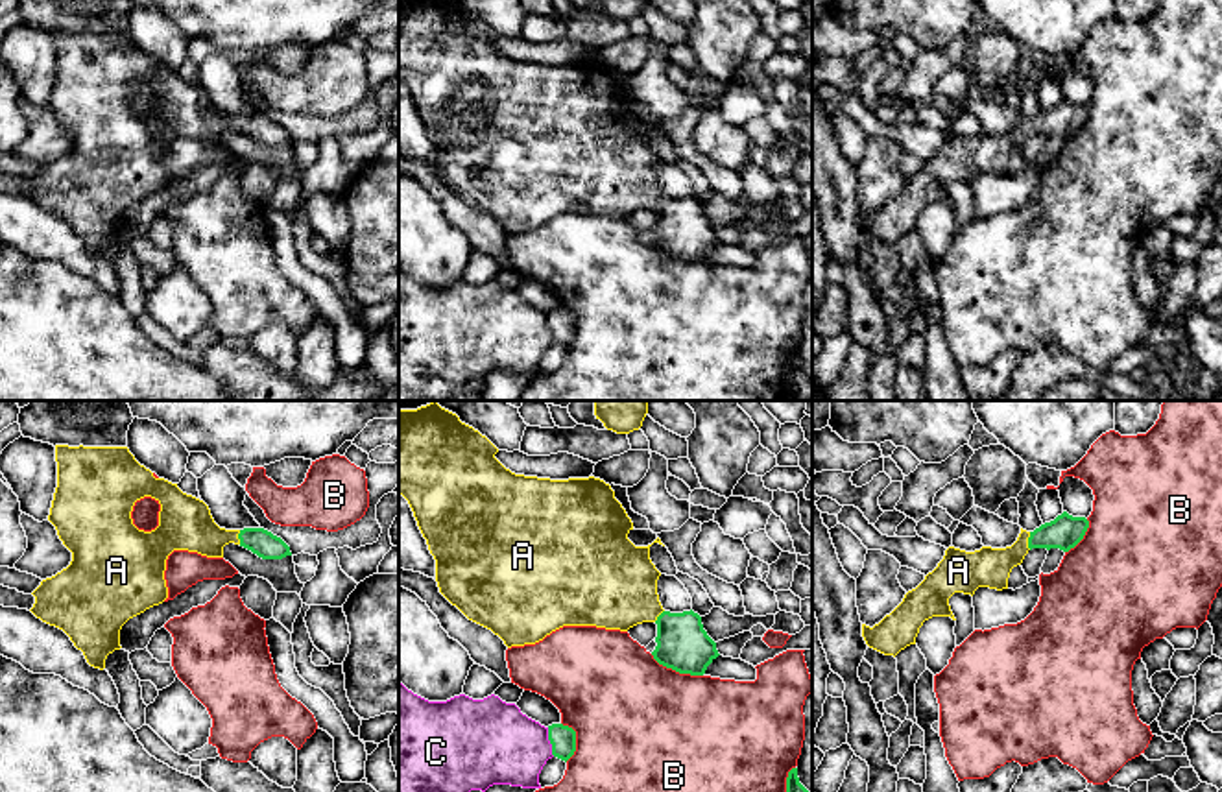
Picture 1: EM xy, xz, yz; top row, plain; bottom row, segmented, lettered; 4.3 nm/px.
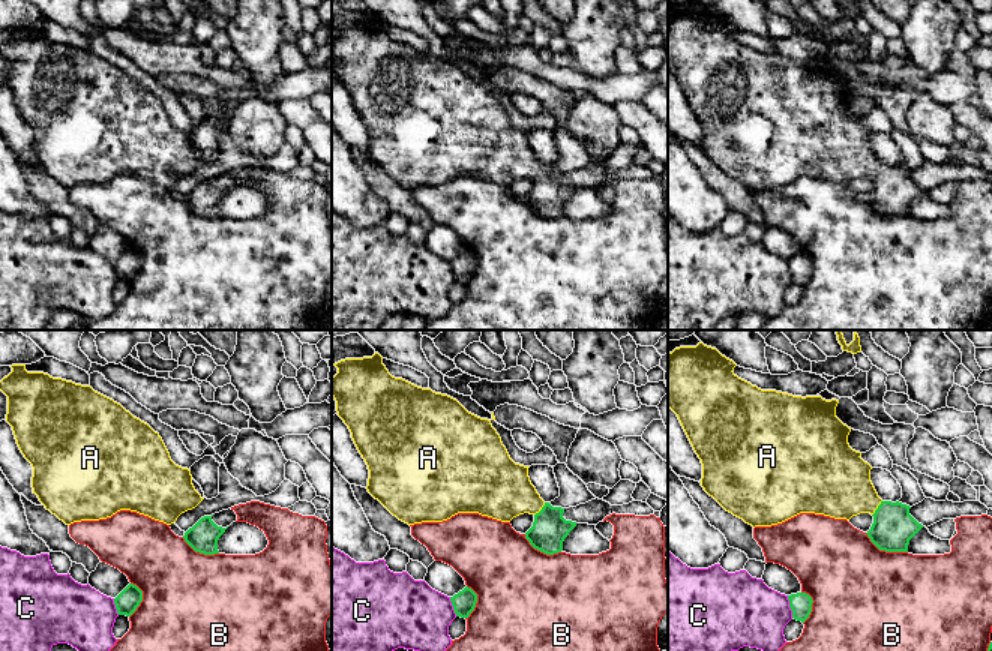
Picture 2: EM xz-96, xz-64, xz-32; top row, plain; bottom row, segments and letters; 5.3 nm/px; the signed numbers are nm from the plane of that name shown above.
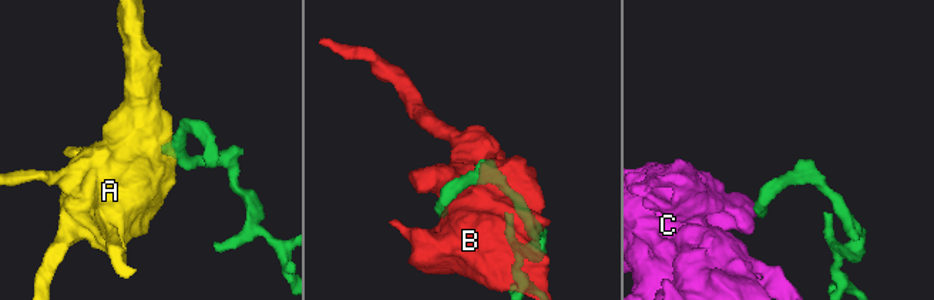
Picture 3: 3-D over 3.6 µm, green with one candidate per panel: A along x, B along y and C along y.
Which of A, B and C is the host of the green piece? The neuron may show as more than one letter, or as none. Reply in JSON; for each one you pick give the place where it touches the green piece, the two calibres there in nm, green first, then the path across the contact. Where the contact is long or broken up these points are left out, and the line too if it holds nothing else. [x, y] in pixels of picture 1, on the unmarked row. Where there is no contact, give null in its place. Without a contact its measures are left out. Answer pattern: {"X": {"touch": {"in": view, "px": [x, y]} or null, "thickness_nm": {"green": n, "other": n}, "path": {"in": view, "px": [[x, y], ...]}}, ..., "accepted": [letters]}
{"A": {"touch": {"in": "yz", "px": [1029, 128]}, "thickness_nm": {"green": 150, "other": 180}, "path": {"in": "yz", "px": [[1064, 119], [1029, 128], [1012, 143], [990, 154]]}}, "accepted": ["A"]}

